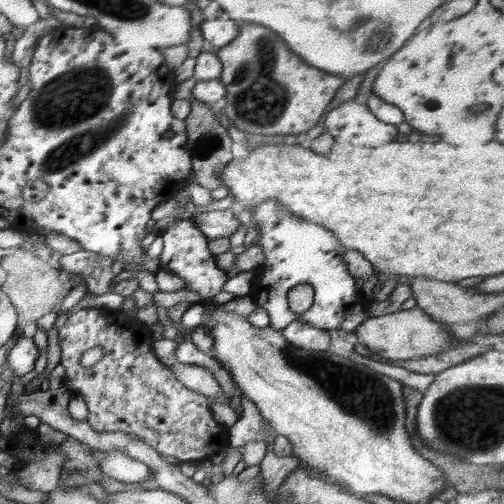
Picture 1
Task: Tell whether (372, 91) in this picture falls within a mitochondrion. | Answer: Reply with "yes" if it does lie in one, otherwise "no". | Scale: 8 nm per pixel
no

